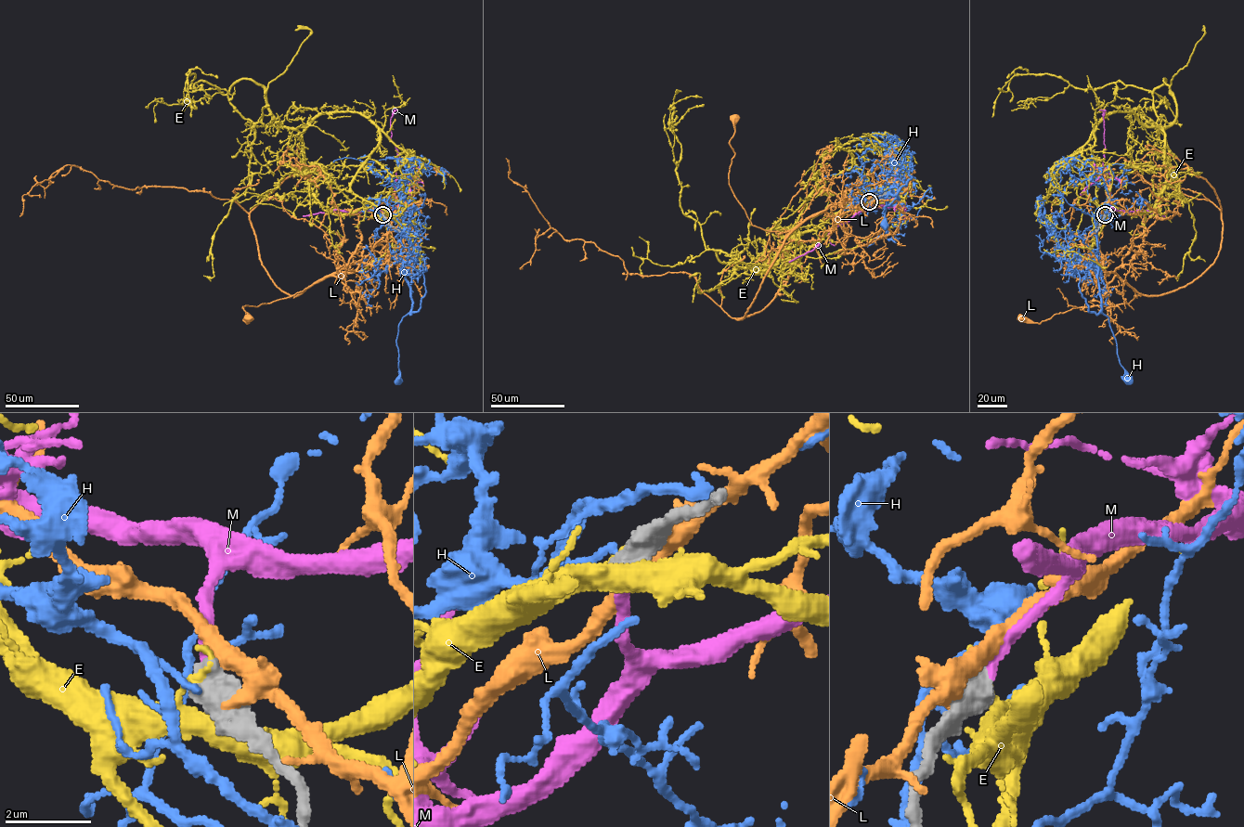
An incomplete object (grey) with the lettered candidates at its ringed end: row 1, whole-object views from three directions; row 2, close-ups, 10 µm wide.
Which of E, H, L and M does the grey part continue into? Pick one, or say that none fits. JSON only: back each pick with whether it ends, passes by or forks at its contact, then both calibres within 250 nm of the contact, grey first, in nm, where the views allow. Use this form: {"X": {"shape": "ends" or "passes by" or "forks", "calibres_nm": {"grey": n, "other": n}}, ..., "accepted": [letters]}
{"M": {"shape": "ends", "calibres_nm": {"grey": 650, "other": 280}}, "accepted": ["M"]}

